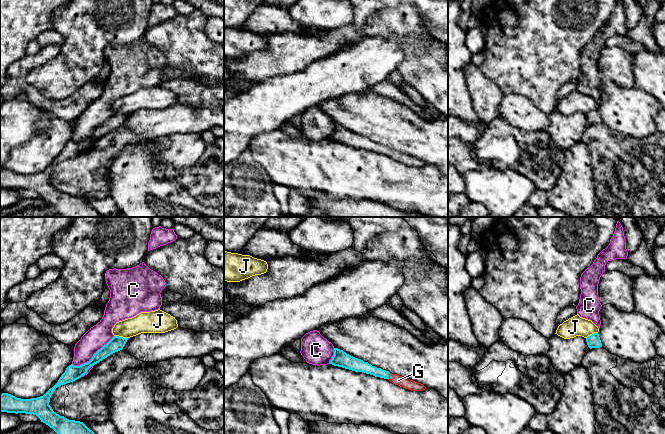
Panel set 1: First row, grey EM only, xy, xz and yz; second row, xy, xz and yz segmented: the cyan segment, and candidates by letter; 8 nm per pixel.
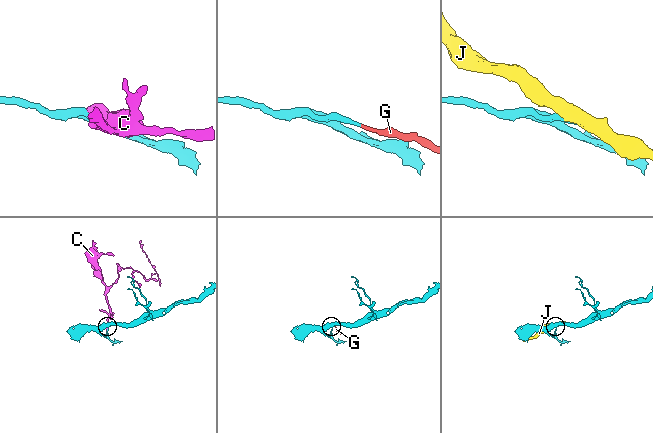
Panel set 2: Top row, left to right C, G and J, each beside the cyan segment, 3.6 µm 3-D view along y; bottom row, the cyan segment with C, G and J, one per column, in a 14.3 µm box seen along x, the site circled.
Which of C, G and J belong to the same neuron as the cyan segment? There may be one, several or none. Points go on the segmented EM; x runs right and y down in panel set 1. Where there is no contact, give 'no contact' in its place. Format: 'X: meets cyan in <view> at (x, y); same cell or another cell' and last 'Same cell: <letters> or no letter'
C: meets cyan in xy at (93, 356); another cell
G: meets cyan in xz at (388, 376); same cell
J: meets cyan in xy at (121, 337); another cell
Same cell: G

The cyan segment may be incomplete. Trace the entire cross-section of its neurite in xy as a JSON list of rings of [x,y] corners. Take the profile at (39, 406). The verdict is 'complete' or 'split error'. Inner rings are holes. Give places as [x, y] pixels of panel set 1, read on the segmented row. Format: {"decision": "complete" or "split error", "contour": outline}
{"decision": "complete", "contour": [[[114,336],[106,345],[98,350],[92,359],[80,366],[69,365],[58,382],[43,396],[31,399],[17,398],[8,393],[0,394],[0,412],[25,413],[36,415],[41,422],[52,428],[57,434],[95,434],[83,422],[69,420],[53,411],[49,405],[55,389],[61,385],[73,382],[87,373],[87,370],[107,358],[111,354],[123,349],[129,338]]]}

